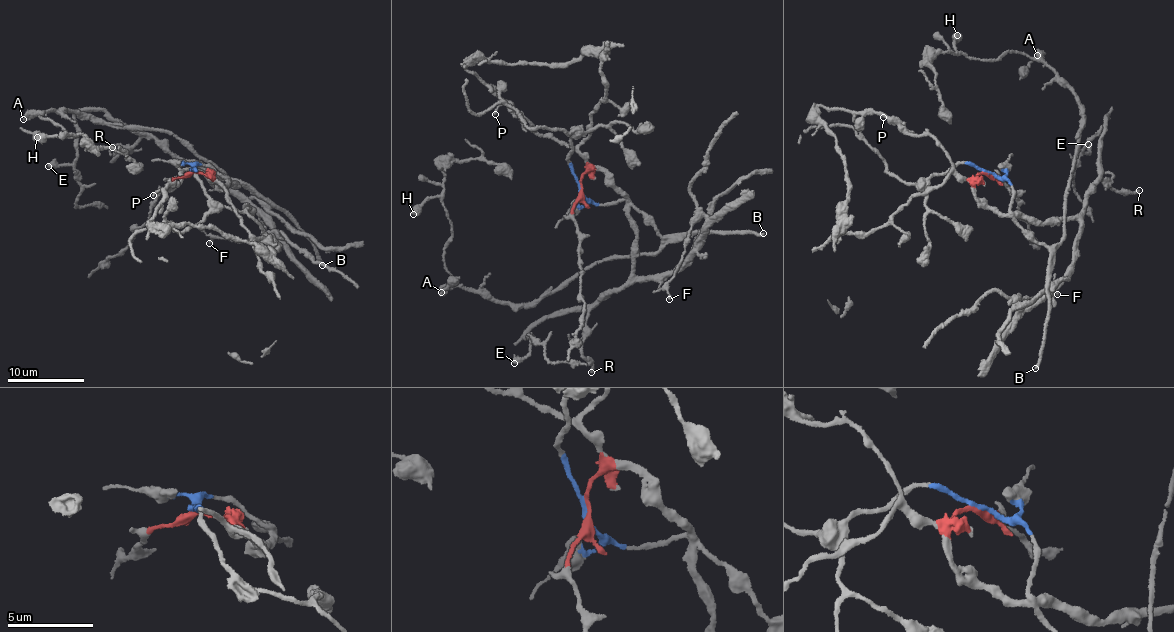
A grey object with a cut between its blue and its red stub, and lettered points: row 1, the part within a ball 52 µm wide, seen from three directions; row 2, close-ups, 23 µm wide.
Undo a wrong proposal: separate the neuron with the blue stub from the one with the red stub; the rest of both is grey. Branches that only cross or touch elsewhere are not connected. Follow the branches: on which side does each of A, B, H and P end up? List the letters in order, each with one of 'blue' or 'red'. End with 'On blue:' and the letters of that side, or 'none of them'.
A: blue
B: blue
H: blue
P: red
On blue: A, B, H

